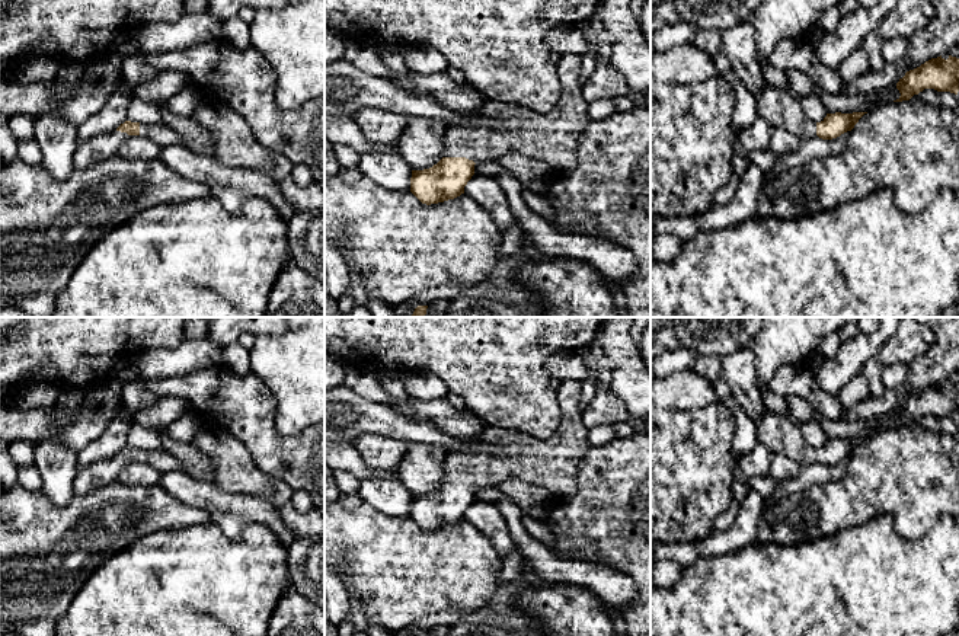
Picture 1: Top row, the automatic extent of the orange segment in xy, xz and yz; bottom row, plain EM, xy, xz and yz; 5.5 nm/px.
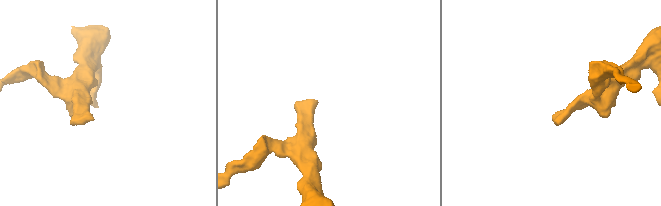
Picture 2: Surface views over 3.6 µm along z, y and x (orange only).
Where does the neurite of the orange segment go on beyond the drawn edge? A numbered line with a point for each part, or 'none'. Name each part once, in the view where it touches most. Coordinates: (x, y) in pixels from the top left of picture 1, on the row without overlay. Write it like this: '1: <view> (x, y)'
1: xy (99, 475)

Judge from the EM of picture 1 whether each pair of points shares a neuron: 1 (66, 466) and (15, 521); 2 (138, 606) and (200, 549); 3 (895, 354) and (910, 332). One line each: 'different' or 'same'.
1: different
2: same
3: same

